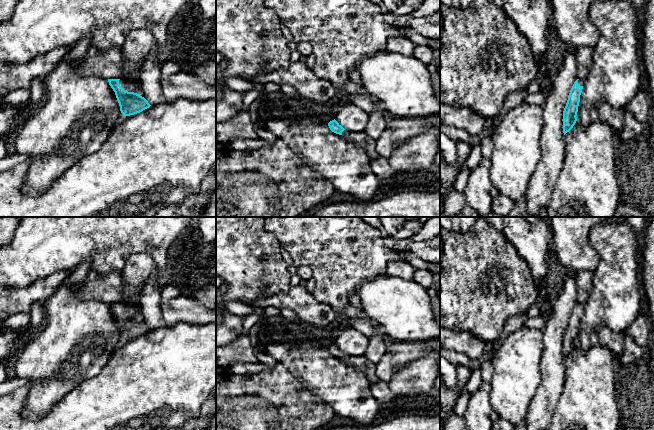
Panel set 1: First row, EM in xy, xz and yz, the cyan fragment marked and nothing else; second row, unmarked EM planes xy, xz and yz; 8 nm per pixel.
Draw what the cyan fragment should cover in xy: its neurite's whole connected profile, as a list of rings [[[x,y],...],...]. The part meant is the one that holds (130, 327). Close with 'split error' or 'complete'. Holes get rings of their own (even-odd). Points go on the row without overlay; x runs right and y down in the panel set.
[[[108,303],[109,309],[115,316],[120,335],[123,340],[130,340],[142,336],[151,329],[140,318],[140,306],[130,307],[121,303]]]; split error

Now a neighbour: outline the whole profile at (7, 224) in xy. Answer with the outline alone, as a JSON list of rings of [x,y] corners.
[[[0,217],[0,246],[11,241],[18,222],[19,217]]]

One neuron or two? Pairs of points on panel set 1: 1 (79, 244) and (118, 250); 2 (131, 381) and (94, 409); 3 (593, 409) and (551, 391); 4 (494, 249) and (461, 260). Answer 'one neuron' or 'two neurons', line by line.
1: one neuron
2: one neuron
3: two neurons
4: one neuron

